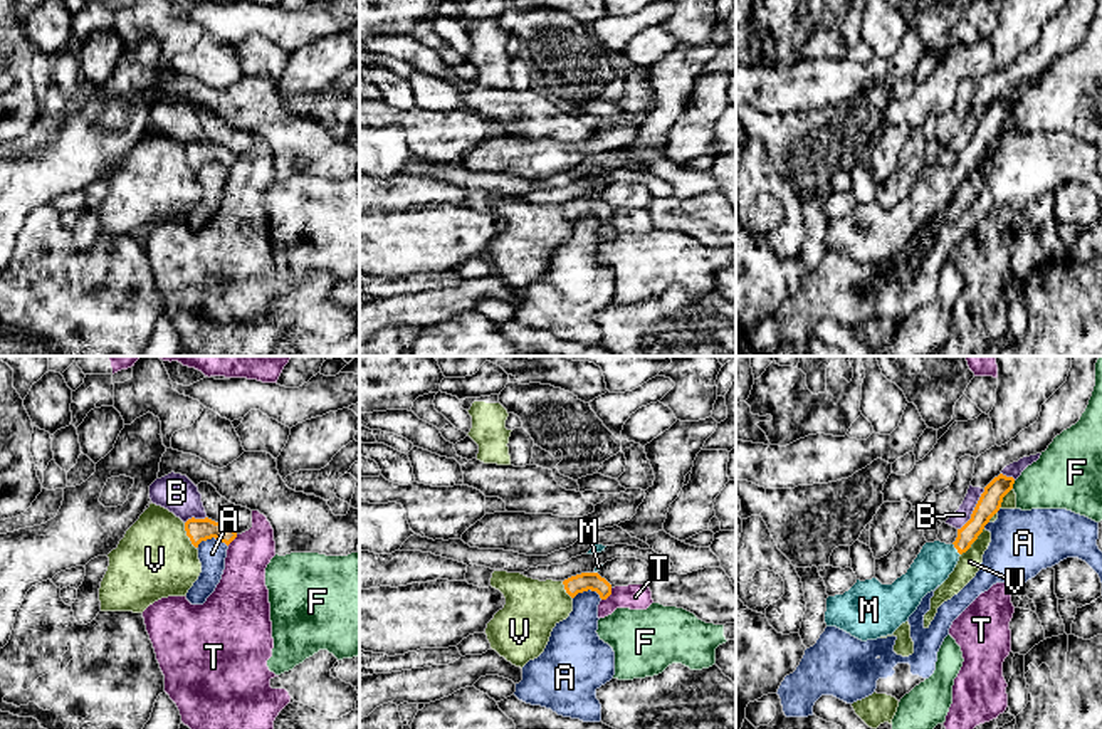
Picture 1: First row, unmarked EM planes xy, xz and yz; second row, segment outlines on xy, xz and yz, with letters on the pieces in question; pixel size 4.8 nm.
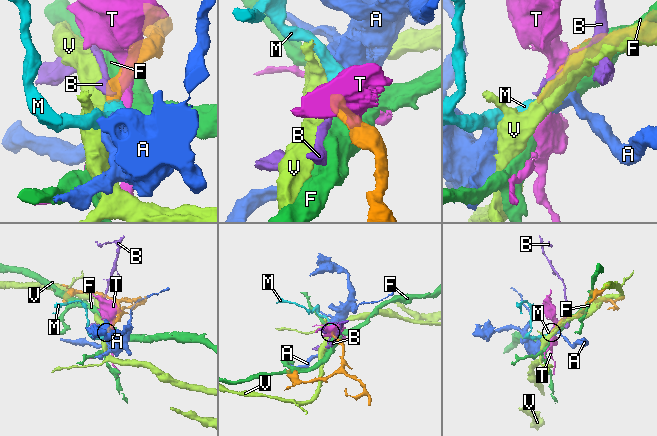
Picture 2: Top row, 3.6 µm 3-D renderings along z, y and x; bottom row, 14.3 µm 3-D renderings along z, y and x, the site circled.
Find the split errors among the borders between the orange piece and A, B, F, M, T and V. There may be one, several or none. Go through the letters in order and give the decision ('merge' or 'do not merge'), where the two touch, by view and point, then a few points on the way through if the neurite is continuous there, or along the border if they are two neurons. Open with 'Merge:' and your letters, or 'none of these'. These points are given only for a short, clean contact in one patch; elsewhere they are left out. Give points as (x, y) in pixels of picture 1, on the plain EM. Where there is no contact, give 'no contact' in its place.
Merge: M
A: do not merge; contact xy (212, 160); border xy (197, 168), (219, 162), (227, 170)
B: do not merge; contact yz (975, 133); border yz (985, 113), (971, 140), (958, 153)
F: do not merge; contact yz (1013, 106)
M: merge; contact yz (956, 172); way yz (986, 131), (956, 172), (934, 187)
T: do not merge; contact xz (608, 219)
V: do not merge; contact yz (975, 163); border yz (983, 152), (961, 178)

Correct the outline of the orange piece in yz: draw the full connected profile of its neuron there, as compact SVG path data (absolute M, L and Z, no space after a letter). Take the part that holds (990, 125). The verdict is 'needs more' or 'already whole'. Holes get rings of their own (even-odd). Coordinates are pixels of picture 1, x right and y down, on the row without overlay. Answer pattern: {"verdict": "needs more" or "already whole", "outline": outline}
{"verdict": "needs more", "outline": "M1003 97L994 101L984 111L971 143L958 153L956 165L926 166L907 197L892 208L882 208L877 202L857 203L843 218L828 220L826 250L837 250L862 265L892 259L917 233L922 222L949 202L959 180L971 171L1000 134L1013 108L1013 101Z"}

